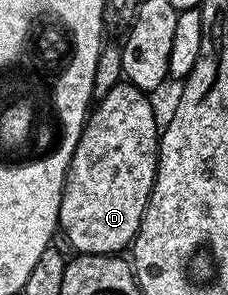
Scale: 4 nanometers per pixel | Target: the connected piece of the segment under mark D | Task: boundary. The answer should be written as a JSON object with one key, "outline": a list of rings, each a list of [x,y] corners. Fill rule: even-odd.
{"outline":[[[121,82],[113,86],[105,98],[98,100],[88,115],[67,167],[59,207],[59,228],[76,253],[88,256],[119,254],[135,239],[145,214],[147,199],[153,190],[155,167],[159,165],[161,128],[155,125],[155,112],[147,100],[150,100],[148,93],[132,84]]]}

